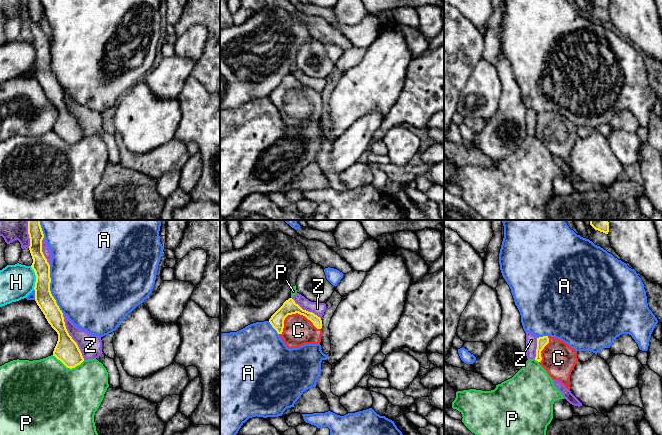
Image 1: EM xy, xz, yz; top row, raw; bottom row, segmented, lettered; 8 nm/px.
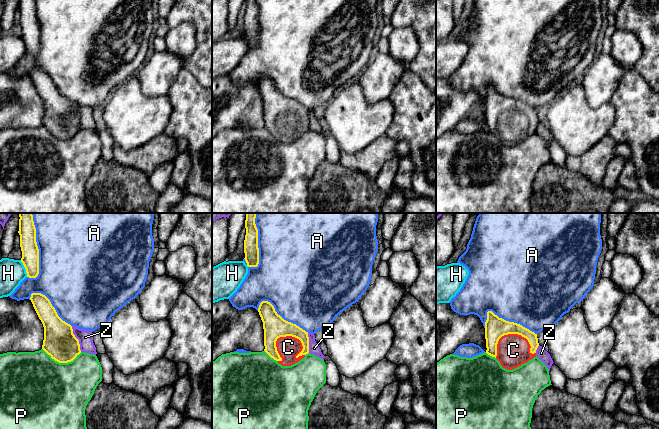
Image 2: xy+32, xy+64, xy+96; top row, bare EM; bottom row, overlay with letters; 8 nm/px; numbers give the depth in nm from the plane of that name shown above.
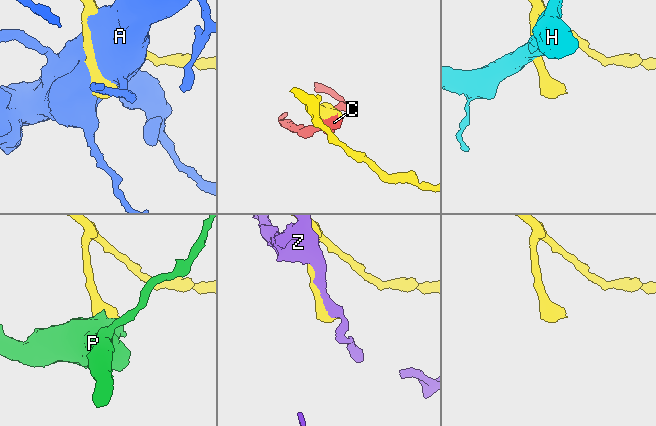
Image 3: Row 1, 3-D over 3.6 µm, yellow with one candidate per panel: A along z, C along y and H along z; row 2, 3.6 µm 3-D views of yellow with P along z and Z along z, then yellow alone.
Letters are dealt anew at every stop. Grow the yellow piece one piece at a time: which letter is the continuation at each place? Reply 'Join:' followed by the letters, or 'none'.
Join: C

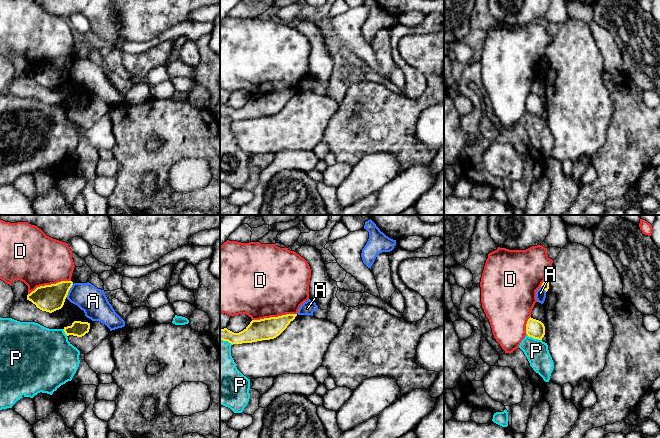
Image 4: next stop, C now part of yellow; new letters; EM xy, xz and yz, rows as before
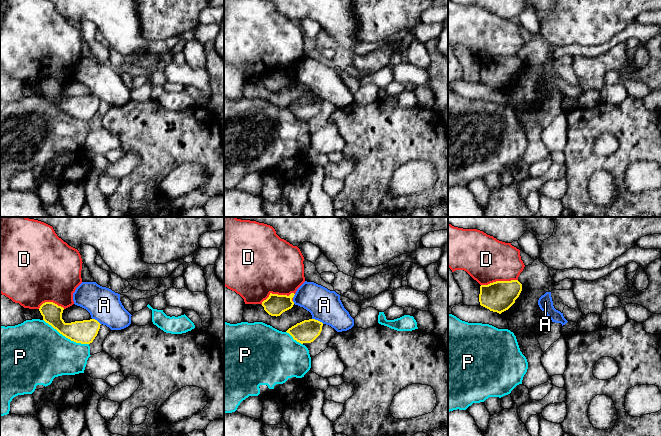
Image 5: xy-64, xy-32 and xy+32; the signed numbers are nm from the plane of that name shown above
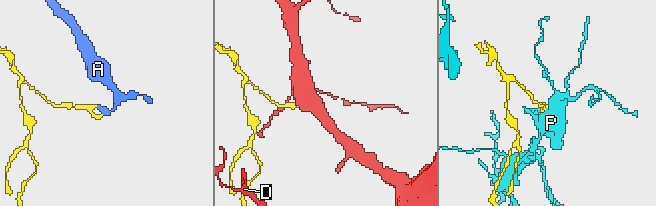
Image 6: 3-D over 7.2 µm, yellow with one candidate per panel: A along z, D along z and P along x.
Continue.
Join: none

